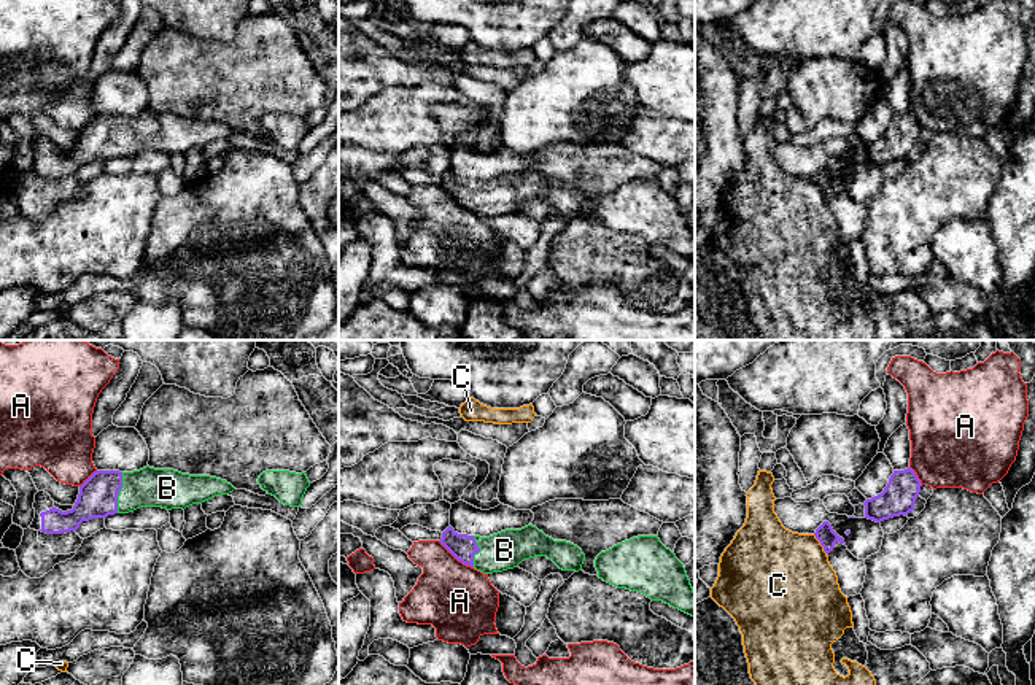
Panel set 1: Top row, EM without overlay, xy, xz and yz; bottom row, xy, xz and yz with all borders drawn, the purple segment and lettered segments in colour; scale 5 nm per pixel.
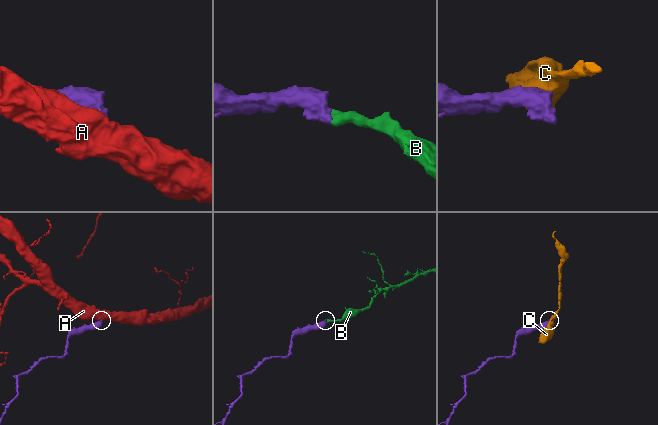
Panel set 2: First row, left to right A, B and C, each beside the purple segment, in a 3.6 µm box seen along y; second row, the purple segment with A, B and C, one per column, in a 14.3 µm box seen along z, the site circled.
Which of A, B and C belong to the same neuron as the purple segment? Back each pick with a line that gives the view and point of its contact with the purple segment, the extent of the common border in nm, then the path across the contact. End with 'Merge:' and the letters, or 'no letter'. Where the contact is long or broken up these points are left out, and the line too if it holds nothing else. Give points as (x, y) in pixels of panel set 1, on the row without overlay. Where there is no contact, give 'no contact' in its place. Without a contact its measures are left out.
B: contact xy (118, 137); length 220 nm; way xy (97, 142), (104, 137), (118, 137), (137, 132), (167, 132)
Merge: B

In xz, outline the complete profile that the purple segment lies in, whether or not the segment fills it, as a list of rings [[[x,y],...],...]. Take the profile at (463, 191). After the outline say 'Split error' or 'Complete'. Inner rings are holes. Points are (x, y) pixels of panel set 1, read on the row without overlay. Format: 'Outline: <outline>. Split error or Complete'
Outline: [[[452,170],[439,184],[458,205],[483,218],[517,211],[534,200],[547,200],[563,215],[582,215],[585,199],[566,184],[553,184],[536,170],[506,173],[490,181],[458,178]]]. Split error

